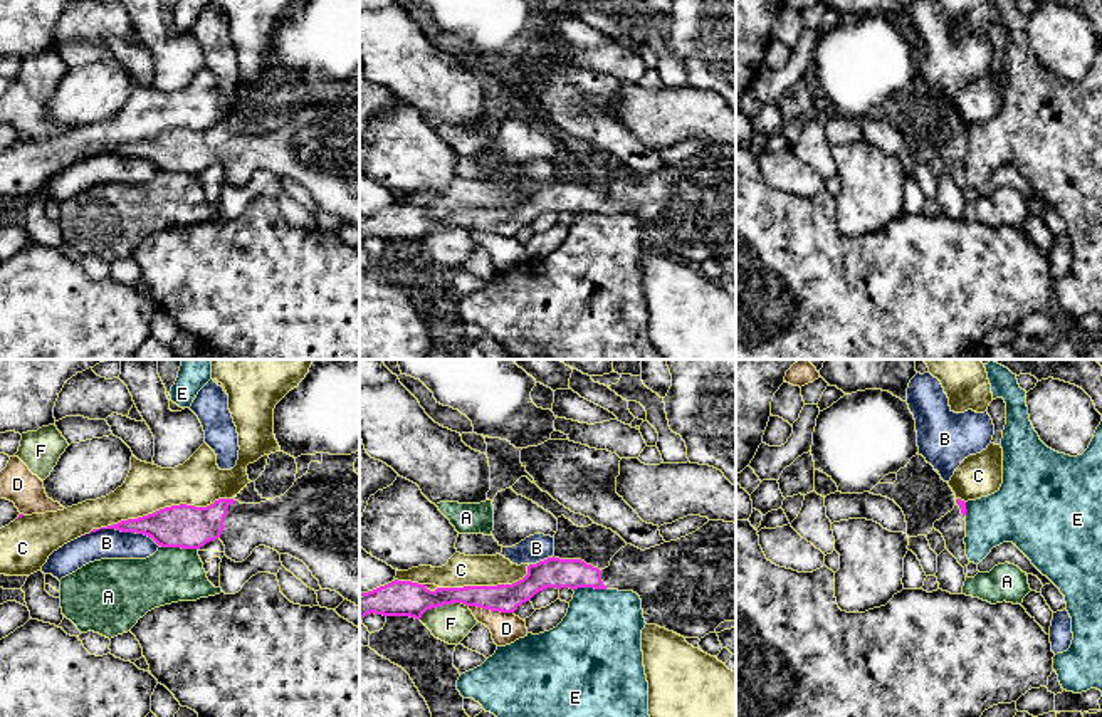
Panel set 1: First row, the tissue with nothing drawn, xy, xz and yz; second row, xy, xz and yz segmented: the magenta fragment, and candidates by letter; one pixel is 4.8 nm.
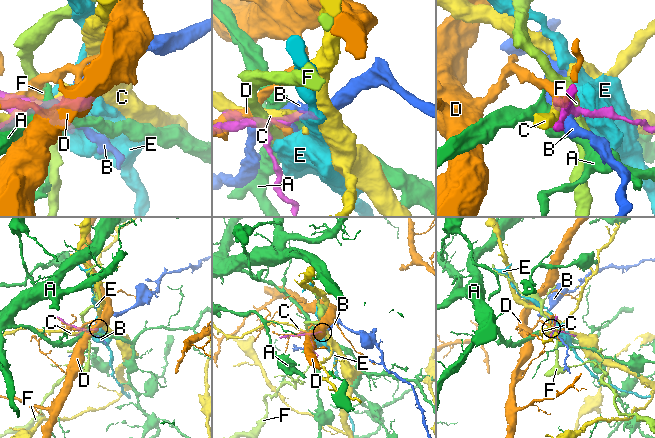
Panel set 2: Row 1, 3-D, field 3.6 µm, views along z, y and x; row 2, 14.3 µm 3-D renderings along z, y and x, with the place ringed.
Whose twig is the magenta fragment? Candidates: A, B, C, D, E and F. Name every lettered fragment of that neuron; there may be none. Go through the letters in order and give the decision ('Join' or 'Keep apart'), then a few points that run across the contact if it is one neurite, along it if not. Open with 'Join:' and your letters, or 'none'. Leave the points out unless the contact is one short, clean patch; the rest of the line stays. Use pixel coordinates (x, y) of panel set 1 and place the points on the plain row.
Join: none
A: Keep apart. Line: xy (160, 168), (197, 173)
B: Keep apart
C: Keep apart
D: Keep apart
E: Keep apart. Line: xz (605, 212), (573, 214)
F: Keep apart

